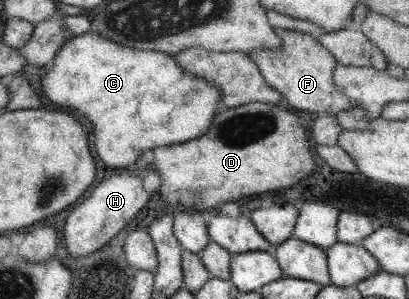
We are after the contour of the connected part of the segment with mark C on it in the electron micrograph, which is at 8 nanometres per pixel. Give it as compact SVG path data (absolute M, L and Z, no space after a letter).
M91 31L74 36L70 42L63 44L53 56L53 64L47 67L39 83L41 91L49 102L69 110L77 108L77 112L83 114L89 124L93 124L91 132L93 132L95 152L101 158L101 162L113 168L133 165L133 160L139 158L145 150L176 145L205 134L215 112L219 110L220 95L217 85L207 83L205 79L199 76L193 77L191 73L183 71L175 63L173 55L155 50L137 49L135 46L123 46Z

